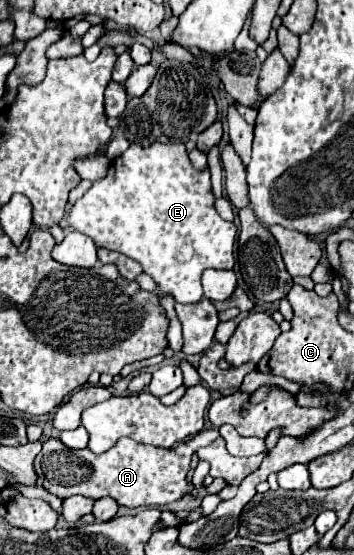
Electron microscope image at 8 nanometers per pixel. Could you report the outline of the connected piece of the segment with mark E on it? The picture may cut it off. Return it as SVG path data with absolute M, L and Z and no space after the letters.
M131 144L129 150L115 158L103 180L93 182L89 192L77 200L67 216L69 226L91 236L97 246L117 250L143 266L161 288L181 304L197 304L203 298L201 274L207 268L233 270L235 266L235 238L237 228L233 222L225 222L213 208L211 176L209 170L195 170L189 162L185 144L151 144L147 148Z

